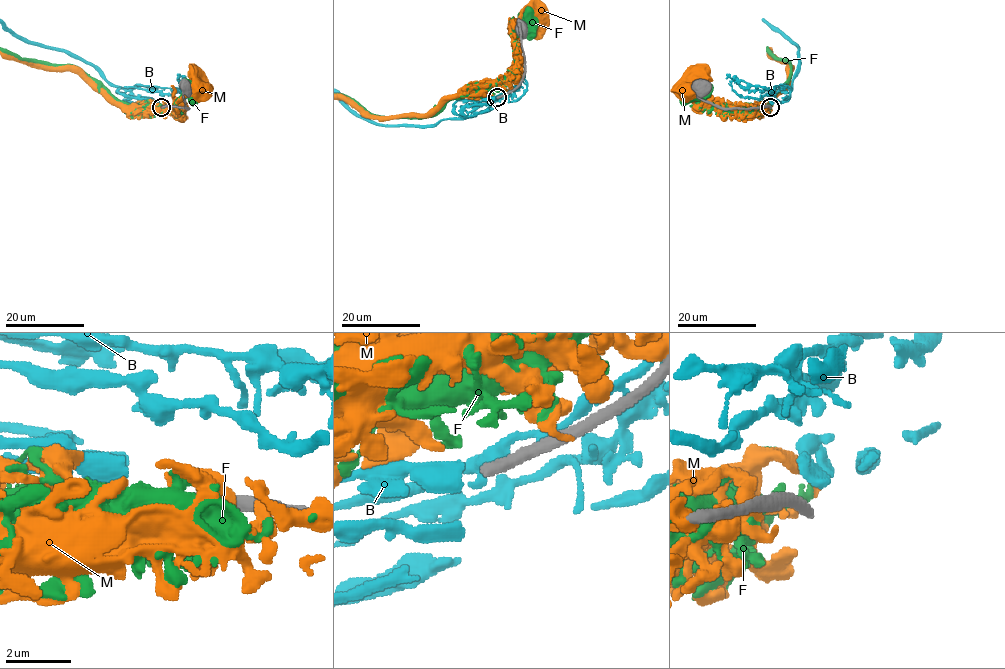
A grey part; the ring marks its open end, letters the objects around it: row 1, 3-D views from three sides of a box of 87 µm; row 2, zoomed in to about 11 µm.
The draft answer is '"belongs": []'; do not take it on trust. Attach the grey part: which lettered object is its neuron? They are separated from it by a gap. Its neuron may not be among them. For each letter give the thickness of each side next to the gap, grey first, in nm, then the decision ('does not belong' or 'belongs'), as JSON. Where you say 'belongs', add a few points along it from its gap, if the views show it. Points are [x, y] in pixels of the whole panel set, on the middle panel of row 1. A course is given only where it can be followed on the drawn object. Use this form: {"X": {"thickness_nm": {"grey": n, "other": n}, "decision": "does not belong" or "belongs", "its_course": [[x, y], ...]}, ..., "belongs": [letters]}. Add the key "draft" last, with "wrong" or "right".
{"B": {"thickness_nm": {"grey": 360, "other": 600}, "decision": "does not belong"}, "F": {"thickness_nm": {"grey": 360, "other": 360}, "decision": "does not belong"}, "M": {"thickness_nm": {"grey": 360, "other": 320}, "decision": "does not belong"}, "belongs": [], "draft": "right"}

